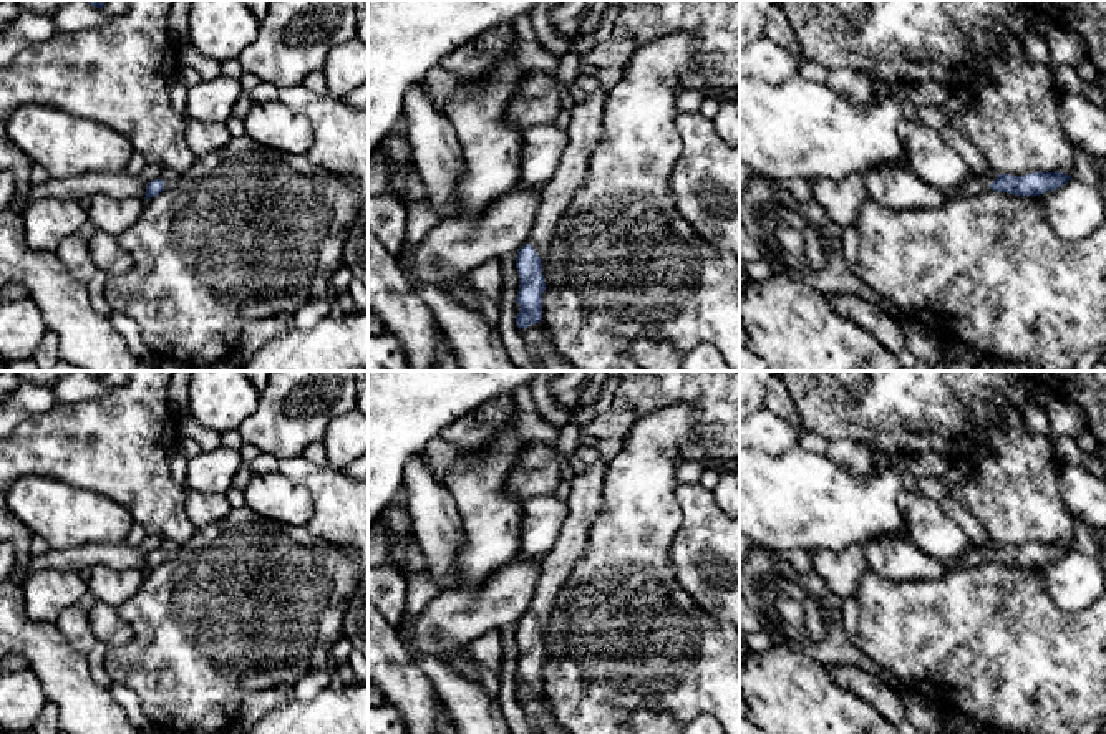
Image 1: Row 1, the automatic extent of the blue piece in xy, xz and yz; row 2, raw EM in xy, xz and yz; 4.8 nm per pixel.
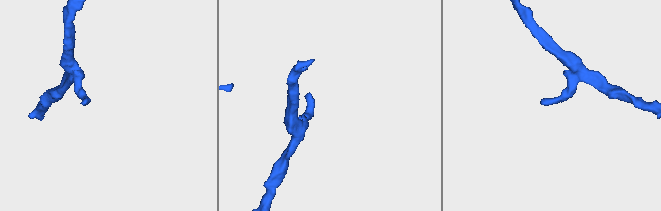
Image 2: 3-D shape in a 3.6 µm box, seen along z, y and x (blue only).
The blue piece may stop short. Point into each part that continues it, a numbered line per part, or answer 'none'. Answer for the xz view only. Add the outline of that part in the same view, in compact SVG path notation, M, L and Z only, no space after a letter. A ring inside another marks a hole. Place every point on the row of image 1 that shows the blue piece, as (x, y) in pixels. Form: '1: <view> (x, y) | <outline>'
1: xz (584, 131) | M599 88L570 109L569 144L552 179L541 192L536 222L527 239L539 258L544 257L555 234L557 222L575 191L585 182L590 154L602 136L605 99L607 93Z

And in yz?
1: yz (977, 183) | M970 169L970 177L962 186L943 189L942 194L945 196L947 200L950 200L962 196L987 192L990 191L990 184L995 181L997 176L998 174L993 171L978 174Z

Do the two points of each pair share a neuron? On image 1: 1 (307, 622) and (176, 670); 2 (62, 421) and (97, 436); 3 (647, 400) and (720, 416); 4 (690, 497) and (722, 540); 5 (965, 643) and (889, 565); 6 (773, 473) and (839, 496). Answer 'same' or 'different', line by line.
1: same
2: same
3: same
4: same
5: different
6: same

